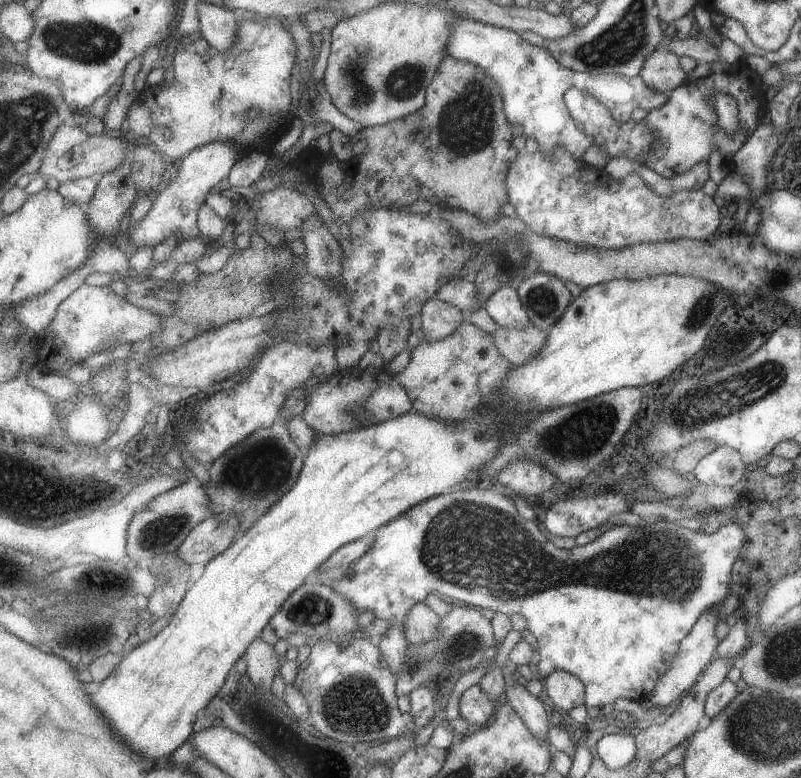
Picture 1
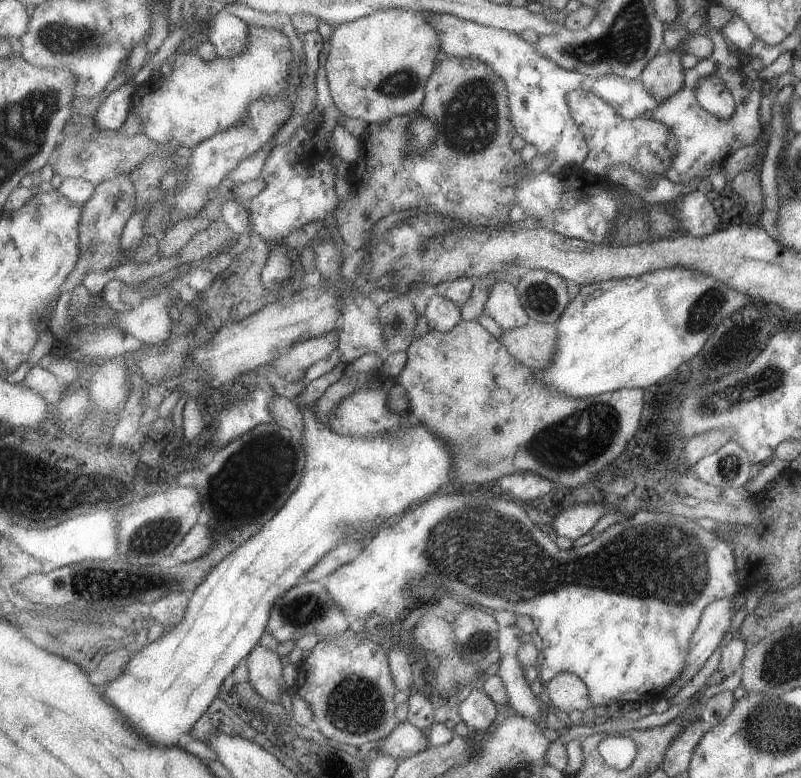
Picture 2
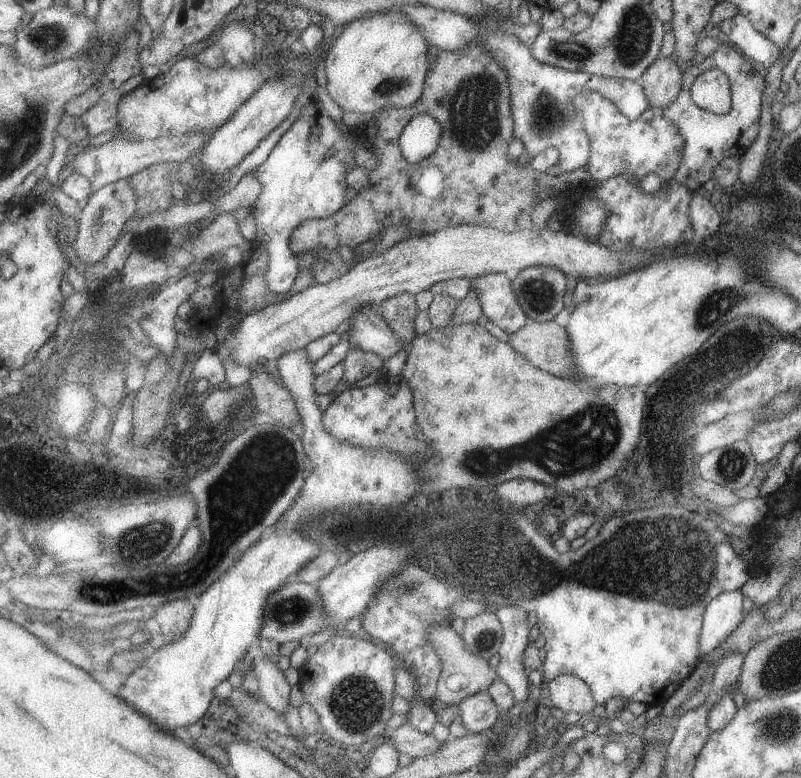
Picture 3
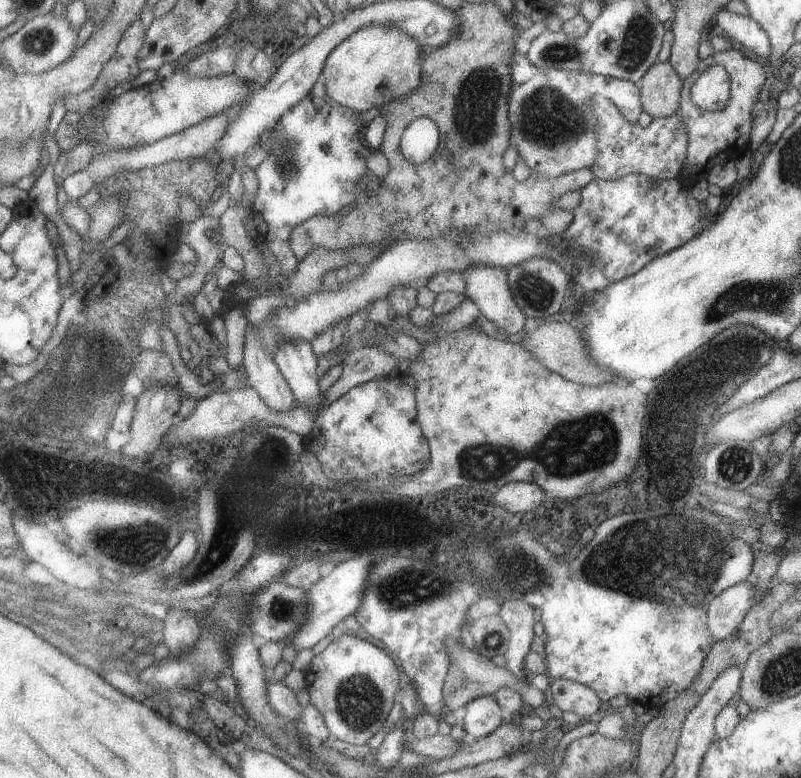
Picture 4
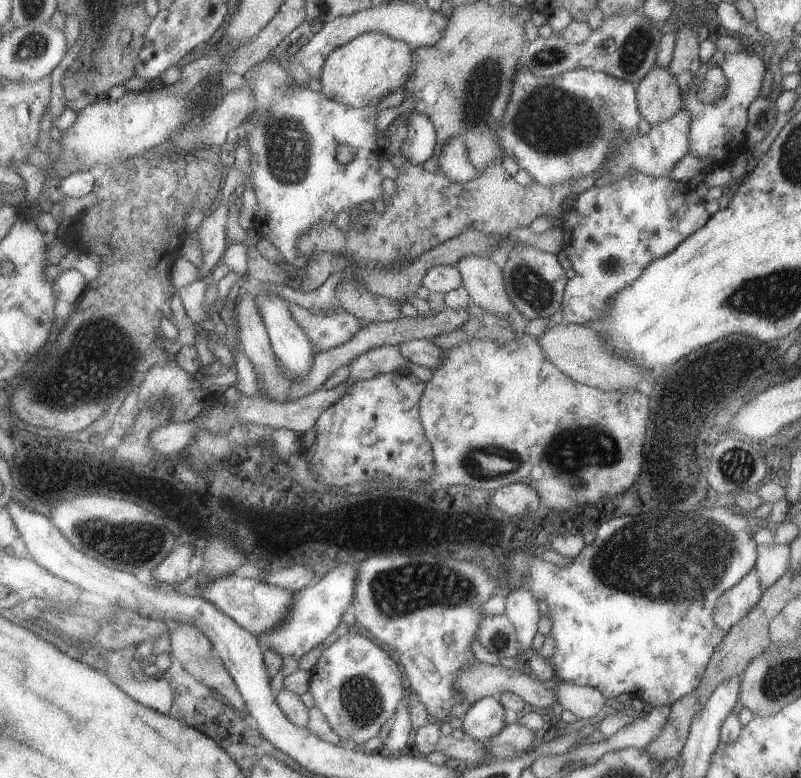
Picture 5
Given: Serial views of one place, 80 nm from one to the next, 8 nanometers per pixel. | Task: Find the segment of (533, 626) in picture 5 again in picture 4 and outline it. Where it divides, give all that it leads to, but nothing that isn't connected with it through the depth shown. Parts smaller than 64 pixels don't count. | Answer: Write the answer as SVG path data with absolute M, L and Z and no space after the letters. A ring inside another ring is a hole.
M504 600L499 604L498 616L509 630L507 650L503 652L505 670L515 678L526 679L524 659L533 640L533 608L523 600Z

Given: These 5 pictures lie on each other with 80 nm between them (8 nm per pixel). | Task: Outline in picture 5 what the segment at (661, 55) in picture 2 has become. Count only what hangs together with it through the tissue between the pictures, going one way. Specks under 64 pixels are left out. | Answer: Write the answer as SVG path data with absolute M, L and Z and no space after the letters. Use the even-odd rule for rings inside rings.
M653 65L647 74L637 83L636 101L640 118L644 118L651 126L671 118L682 106L682 96L677 83L668 69L662 69Z

